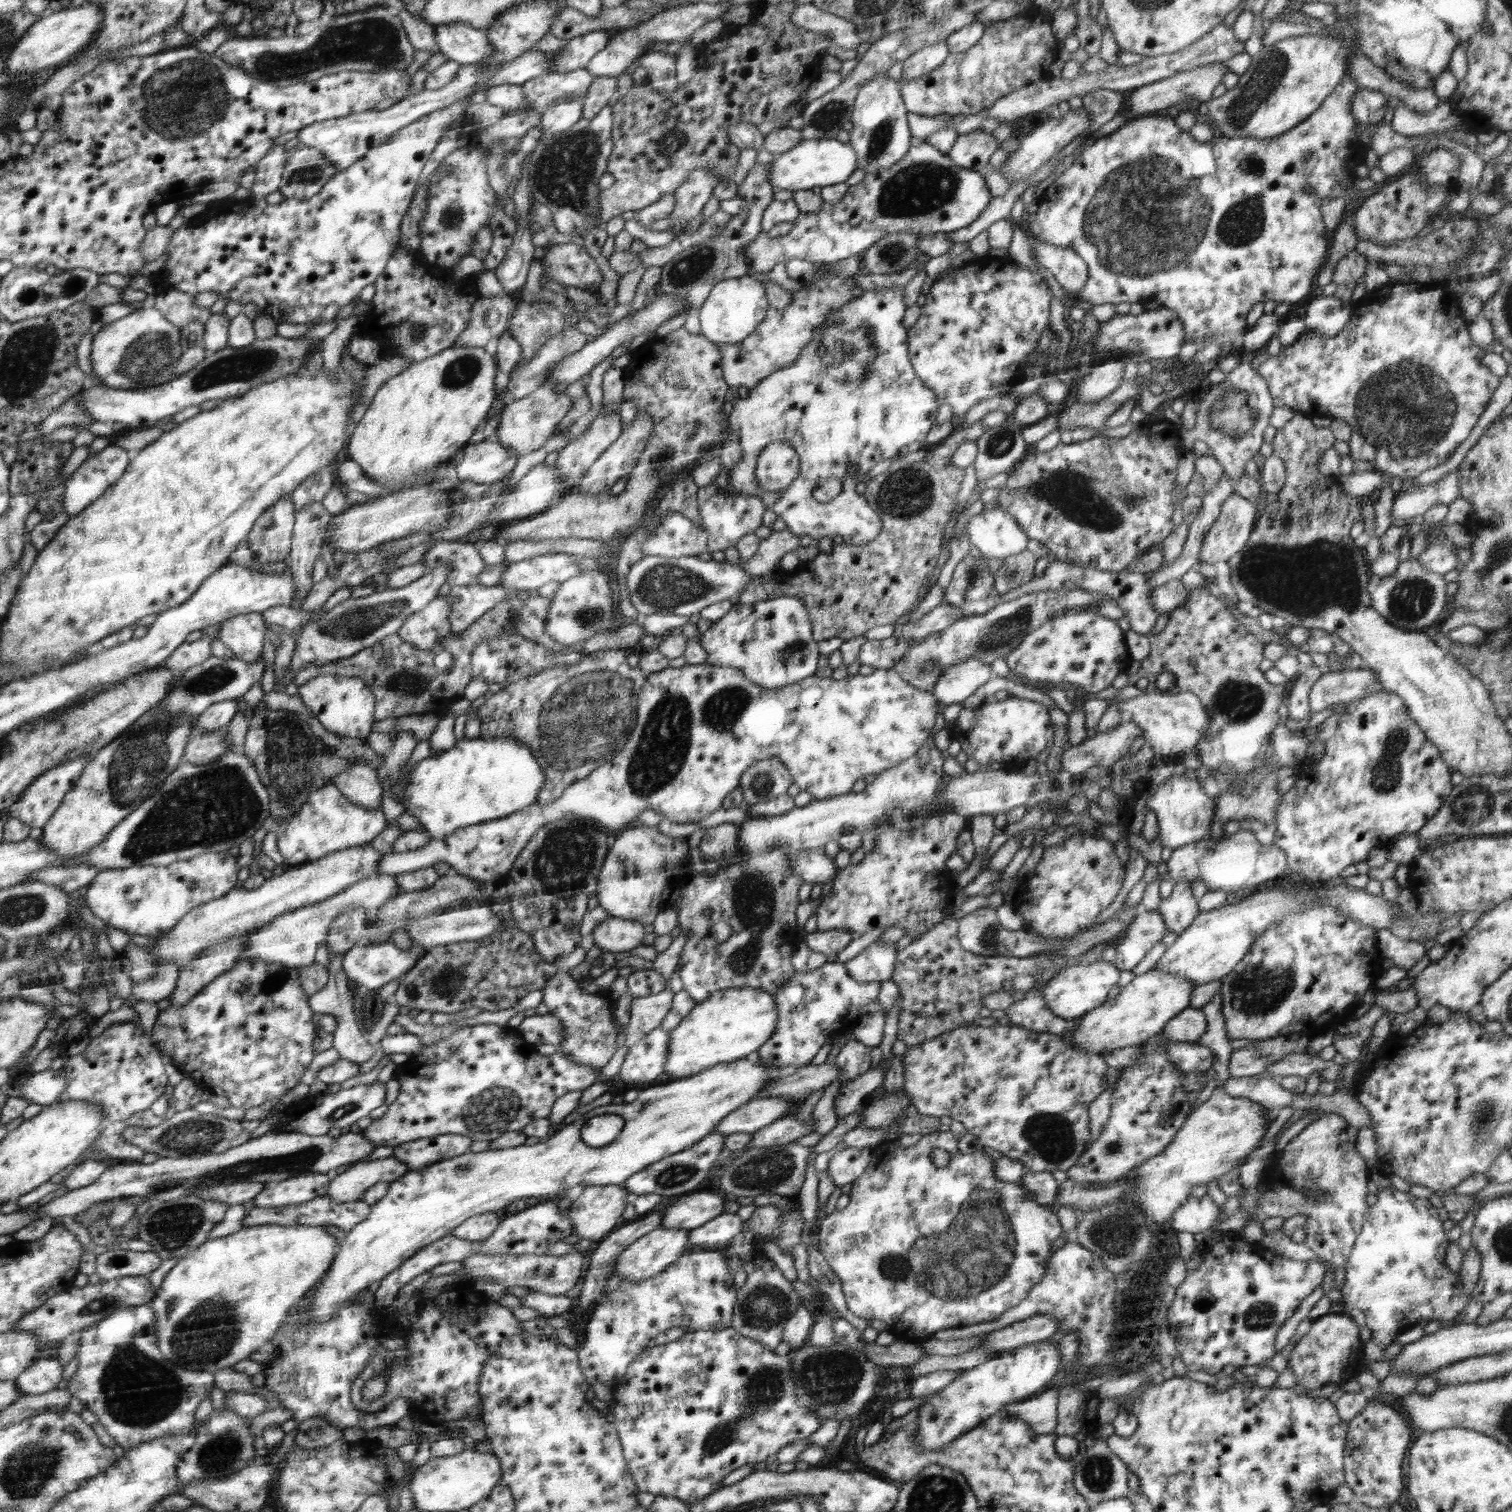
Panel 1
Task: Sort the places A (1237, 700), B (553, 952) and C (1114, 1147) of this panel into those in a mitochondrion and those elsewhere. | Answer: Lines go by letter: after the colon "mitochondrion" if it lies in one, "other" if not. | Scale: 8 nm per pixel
A: mitochondrion
B: other
C: mitochondrion

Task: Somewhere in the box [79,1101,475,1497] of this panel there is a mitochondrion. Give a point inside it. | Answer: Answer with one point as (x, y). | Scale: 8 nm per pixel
(138, 1391)

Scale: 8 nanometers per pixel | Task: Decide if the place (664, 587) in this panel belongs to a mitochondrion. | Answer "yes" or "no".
yes

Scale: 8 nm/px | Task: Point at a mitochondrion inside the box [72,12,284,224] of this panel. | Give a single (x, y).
(188, 99)

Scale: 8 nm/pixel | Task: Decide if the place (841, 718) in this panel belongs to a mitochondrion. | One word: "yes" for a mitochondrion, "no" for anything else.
no

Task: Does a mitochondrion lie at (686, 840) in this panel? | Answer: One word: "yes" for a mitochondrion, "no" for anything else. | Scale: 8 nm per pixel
no

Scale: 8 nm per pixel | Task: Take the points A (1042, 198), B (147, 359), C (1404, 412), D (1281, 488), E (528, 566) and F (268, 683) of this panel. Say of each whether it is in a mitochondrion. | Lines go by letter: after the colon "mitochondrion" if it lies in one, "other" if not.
A: other
B: mitochondrion
C: mitochondrion
D: other
E: other
F: other

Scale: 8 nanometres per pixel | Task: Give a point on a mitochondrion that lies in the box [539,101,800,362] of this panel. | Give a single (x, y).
(688, 270)

